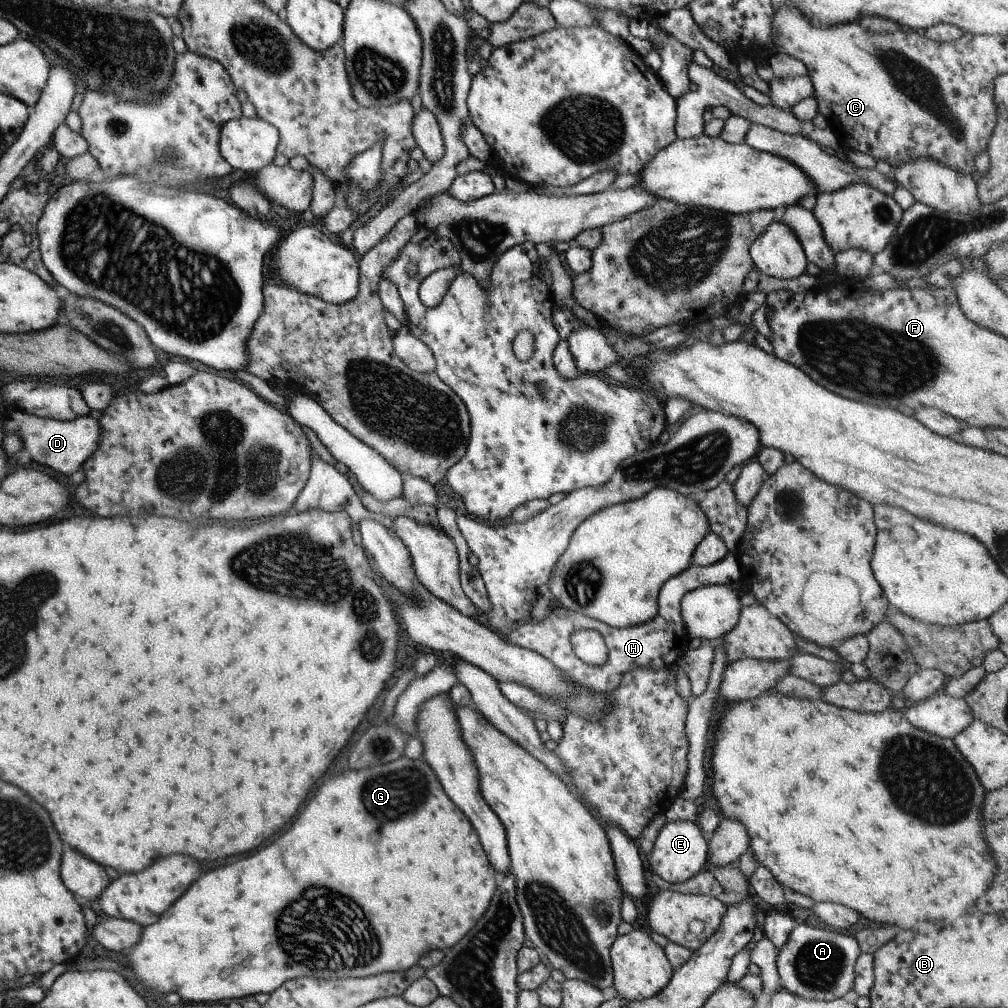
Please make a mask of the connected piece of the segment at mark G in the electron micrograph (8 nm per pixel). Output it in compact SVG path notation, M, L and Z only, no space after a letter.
M401 756L393 762L363 768L363 770L343 770L343 772L335 774L333 778L325 780L317 788L313 798L303 806L299 816L291 822L291 826L281 834L281 842L279 842L279 838L275 838L271 844L263 846L261 850L257 850L233 864L225 864L221 868L205 872L199 880L195 880L189 886L189 890L179 900L175 900L161 914L161 918L153 926L145 926L141 940L132 946L129 953L125 953L128 957L127 966L131 968L137 980L145 988L151 988L159 994L166 994L171 999L185 1003L236 1001L243 997L253 997L259 992L269 994L277 986L281 986L285 980L299 978L299 976L355 978L355 976L379 974L379 972L401 972L414 965L427 950L437 948L443 951L443 948L451 948L455 942L459 942L485 912L491 895L495 892L497 881L498 876L486 854L483 854L473 826L461 814L461 810L445 796L445 792L441 790L431 768L421 760L409 760L409 758Z

